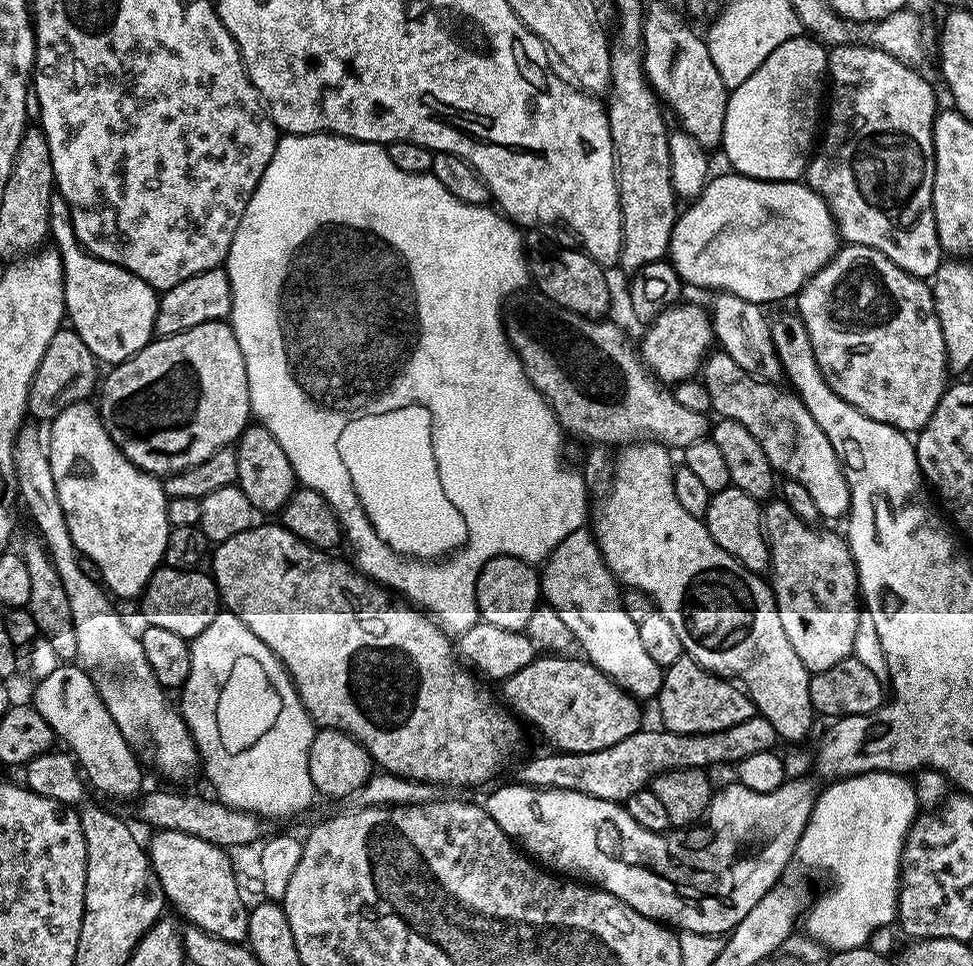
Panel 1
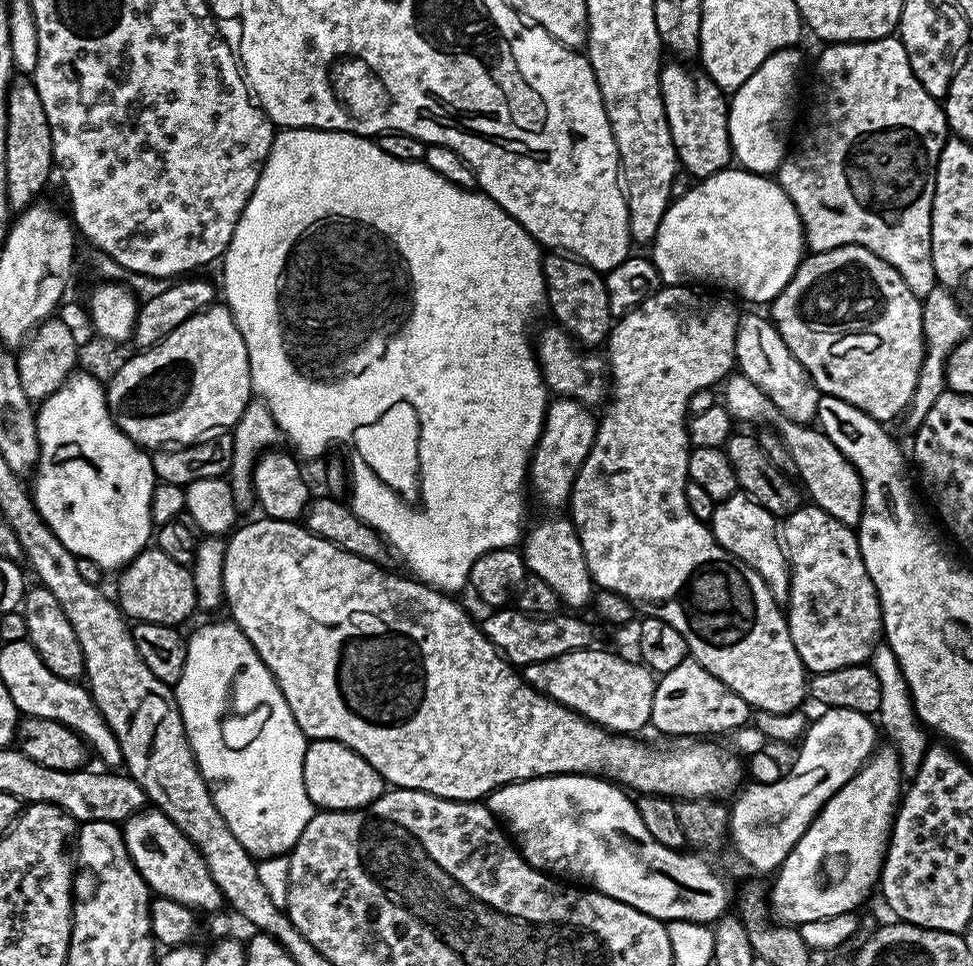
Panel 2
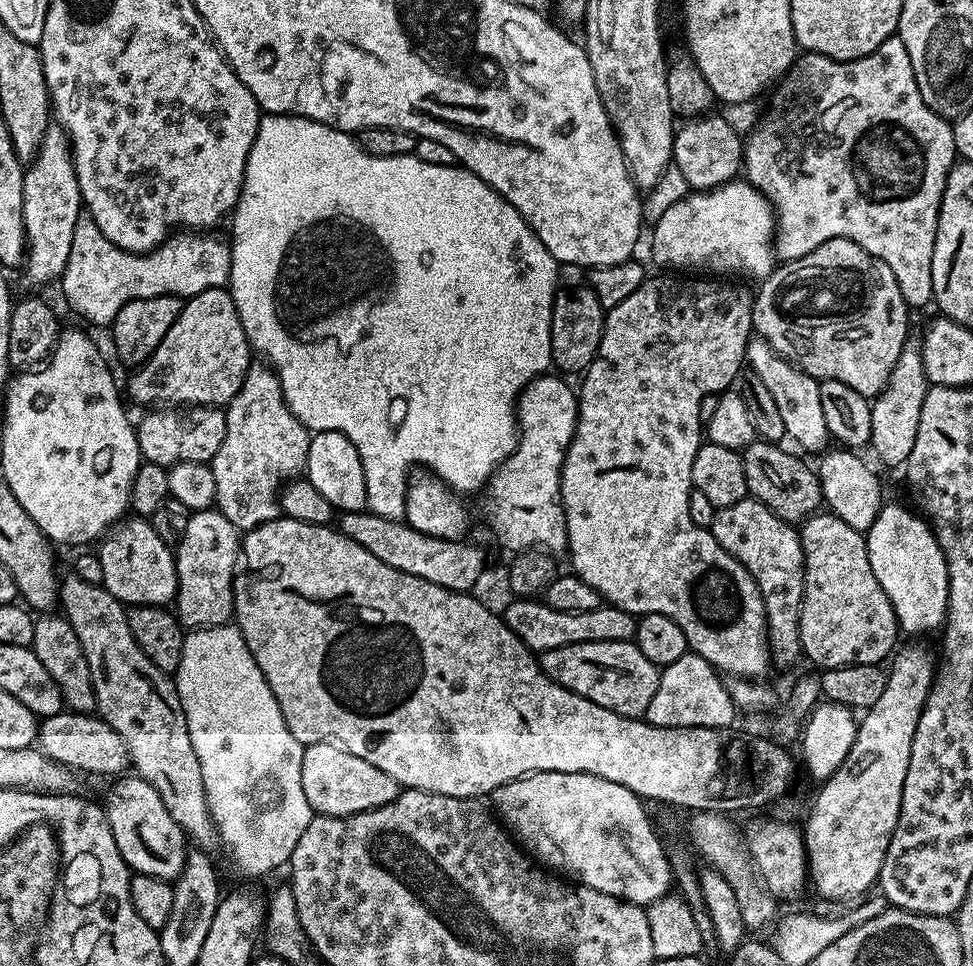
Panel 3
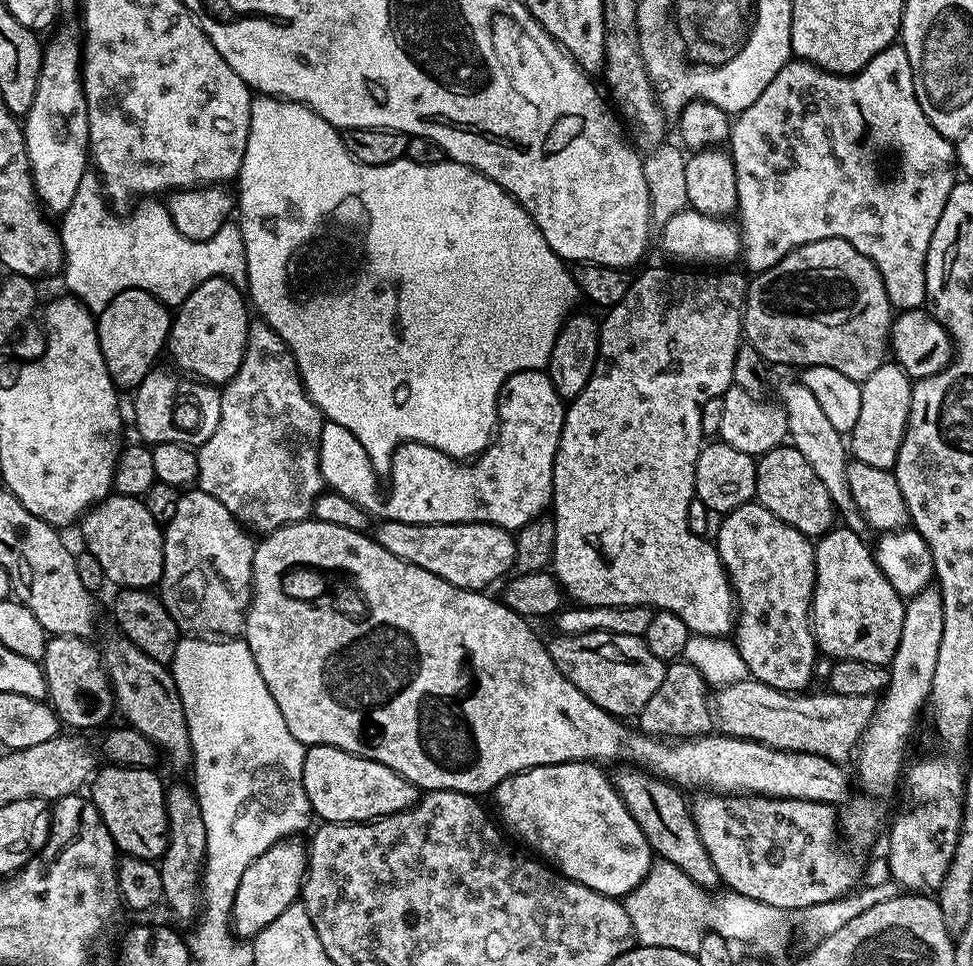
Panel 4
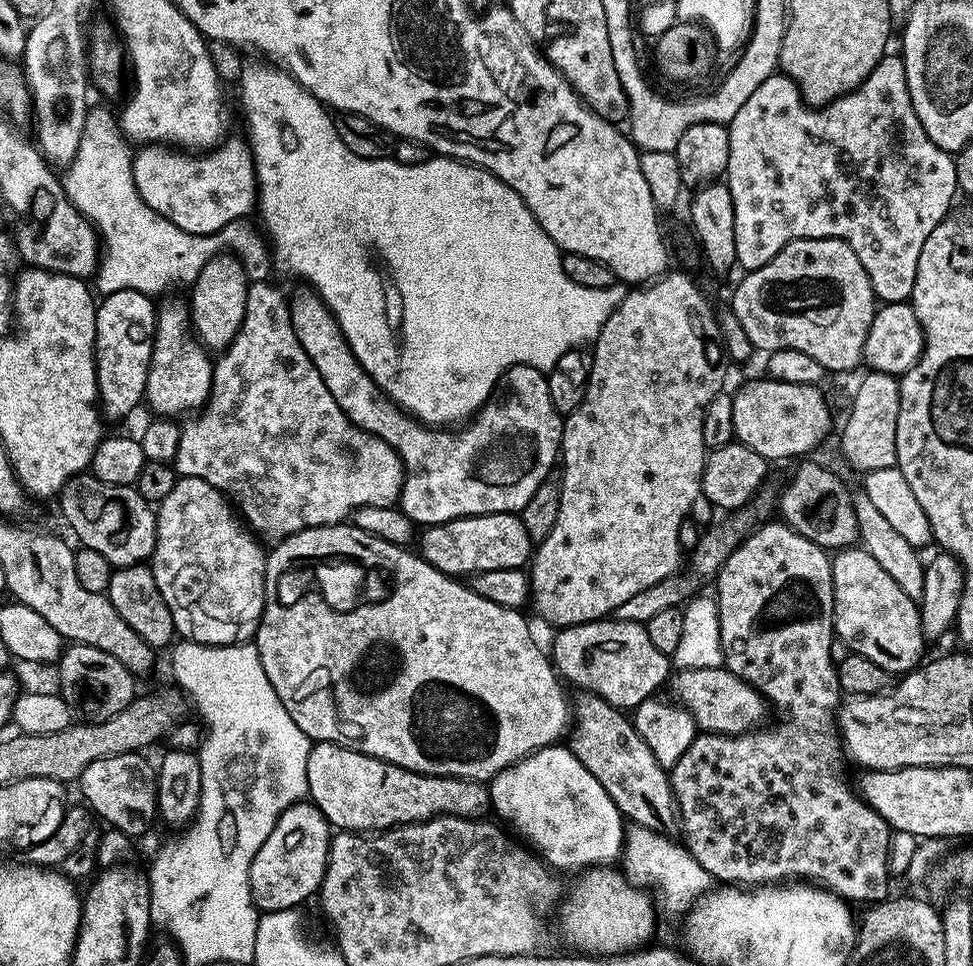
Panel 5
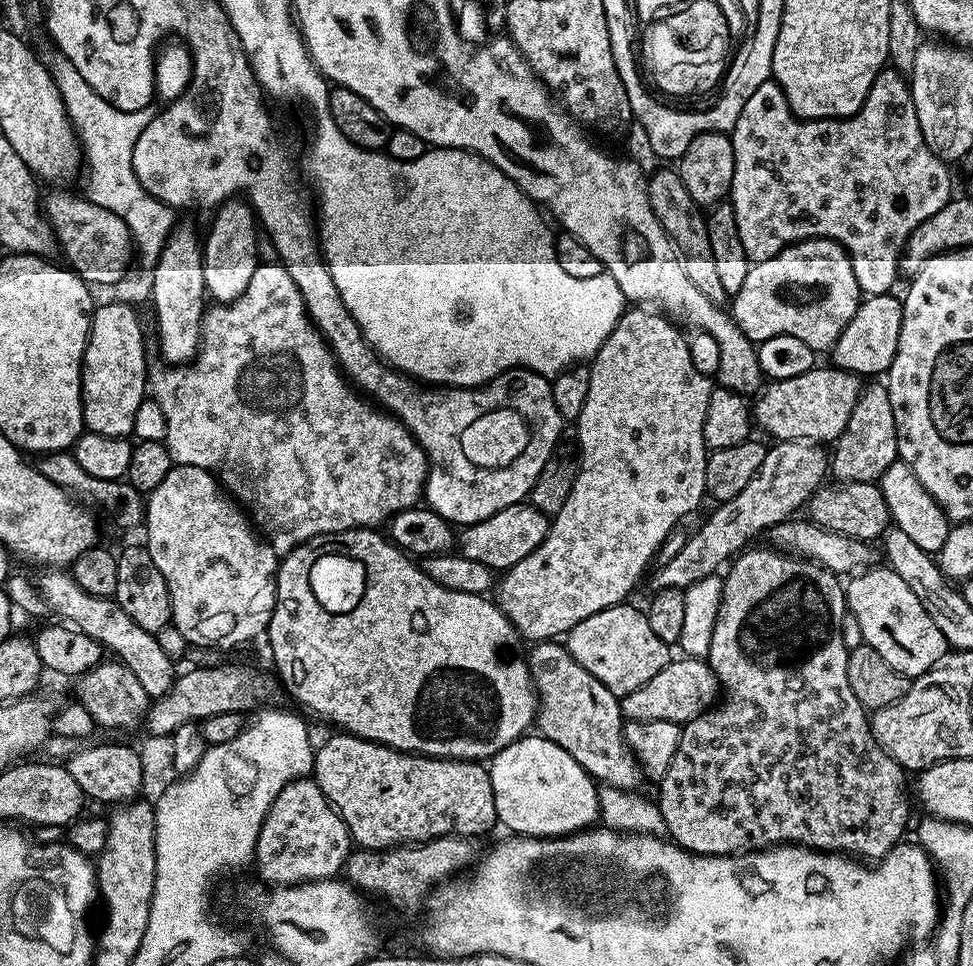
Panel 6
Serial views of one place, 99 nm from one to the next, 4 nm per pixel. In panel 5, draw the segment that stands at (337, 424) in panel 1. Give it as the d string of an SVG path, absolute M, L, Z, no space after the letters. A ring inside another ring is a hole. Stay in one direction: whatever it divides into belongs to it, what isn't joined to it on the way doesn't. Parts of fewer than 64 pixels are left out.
M263 63L248 64L241 70L240 100L244 103L244 116L248 119L246 139L252 150L252 159L256 161L258 213L264 219L263 231L270 237L271 260L275 271L285 272L288 276L301 276L304 279L301 281L307 282L312 291L324 299L324 305L334 314L358 363L364 367L366 374L370 374L373 382L409 416L415 416L420 423L429 426L456 426L467 422L479 412L483 404L493 399L498 385L514 366L525 364L547 374L552 371L558 358L562 358L562 354L572 348L591 345L600 335L602 326L606 326L606 318L610 318L610 314L614 314L617 306L624 301L625 285L617 282L610 288L578 286L578 282L565 274L562 253L556 243L548 237L546 230L542 230L526 202L522 202L520 195L506 186L506 182L485 168L453 160L451 156L436 154L418 166L406 166L394 158L362 158L354 154L354 150L350 150L342 138L338 138L333 113L321 100L314 98L314 94L303 88L285 69Z

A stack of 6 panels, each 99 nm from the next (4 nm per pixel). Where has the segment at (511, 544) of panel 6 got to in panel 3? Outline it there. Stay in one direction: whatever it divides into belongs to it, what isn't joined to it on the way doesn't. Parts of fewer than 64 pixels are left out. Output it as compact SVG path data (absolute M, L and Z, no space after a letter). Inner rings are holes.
M367 510L340 512L338 531L346 538L358 542L362 550L370 550L370 554L386 562L386 566L394 566L394 570L402 570L418 578L426 578L426 582L434 582L455 592L471 593L478 576L486 569L483 550L472 544L427 536L411 528L407 522L391 520Z

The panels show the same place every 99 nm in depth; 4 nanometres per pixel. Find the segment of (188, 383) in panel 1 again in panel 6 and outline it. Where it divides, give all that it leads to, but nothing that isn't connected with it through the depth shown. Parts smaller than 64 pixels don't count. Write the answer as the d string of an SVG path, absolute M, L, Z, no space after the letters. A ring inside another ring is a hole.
M240 198L225 200L215 209L212 229L208 232L208 240L203 241L204 253L204 286L207 295L218 304L232 304L250 286L250 278L254 278L258 259L256 241L258 237L258 221L252 211L252 205Z

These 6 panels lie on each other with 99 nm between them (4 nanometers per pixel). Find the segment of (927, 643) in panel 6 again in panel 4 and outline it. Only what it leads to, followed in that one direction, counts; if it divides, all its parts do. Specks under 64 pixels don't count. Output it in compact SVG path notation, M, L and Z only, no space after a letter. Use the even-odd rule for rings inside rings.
M847 526L833 527L832 531L815 541L816 585L812 595L812 632L816 635L816 646L821 653L832 656L833 661L857 660L871 664L891 665L898 650L904 621L903 597L890 586L890 582L876 565L876 557L870 544L859 532L851 532Z

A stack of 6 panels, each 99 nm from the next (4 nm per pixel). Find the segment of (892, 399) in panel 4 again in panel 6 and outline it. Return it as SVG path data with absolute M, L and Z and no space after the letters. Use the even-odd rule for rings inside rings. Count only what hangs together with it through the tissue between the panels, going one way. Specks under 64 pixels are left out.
M868 382L863 385L860 393L860 401L854 406L850 414L850 422L846 422L846 430L840 439L835 441L836 453L830 456L831 475L837 476L837 481L845 484L871 484L879 481L880 476L888 467L898 459L898 438L896 437L896 423L894 422L894 410L890 406L890 394L887 387L880 382Z

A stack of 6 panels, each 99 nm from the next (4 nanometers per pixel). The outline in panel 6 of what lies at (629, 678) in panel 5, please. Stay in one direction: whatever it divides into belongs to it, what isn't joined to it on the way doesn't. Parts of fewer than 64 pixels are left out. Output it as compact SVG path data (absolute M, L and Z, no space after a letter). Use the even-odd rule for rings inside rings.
M632 602L615 604L606 610L598 610L598 614L590 614L590 618L582 618L578 626L567 632L566 647L574 662L582 666L582 670L590 670L590 674L594 674L594 678L598 678L598 682L602 682L618 698L638 690L638 686L646 686L646 682L650 682L650 678L654 678L658 670L665 668L670 659L669 645L664 644L663 640L650 630L647 615L641 610L639 612Z

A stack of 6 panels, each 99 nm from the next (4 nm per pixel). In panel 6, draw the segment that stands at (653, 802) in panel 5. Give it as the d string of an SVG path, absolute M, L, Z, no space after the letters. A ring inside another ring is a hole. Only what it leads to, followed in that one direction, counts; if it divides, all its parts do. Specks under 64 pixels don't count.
M540 642L535 645L532 653L527 653L528 672L532 675L532 686L538 697L538 707L534 717L535 727L539 735L545 736L550 742L562 746L578 766L588 771L589 776L603 785L629 790L639 789L642 773L636 755L629 752L624 743L624 714L620 711L620 700L590 670L582 670L578 662L569 654L567 647L560 642Z

